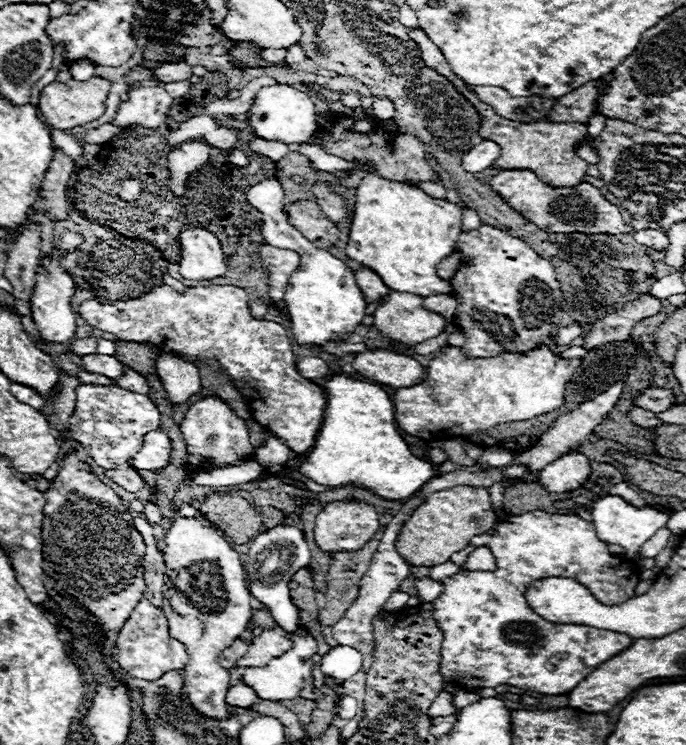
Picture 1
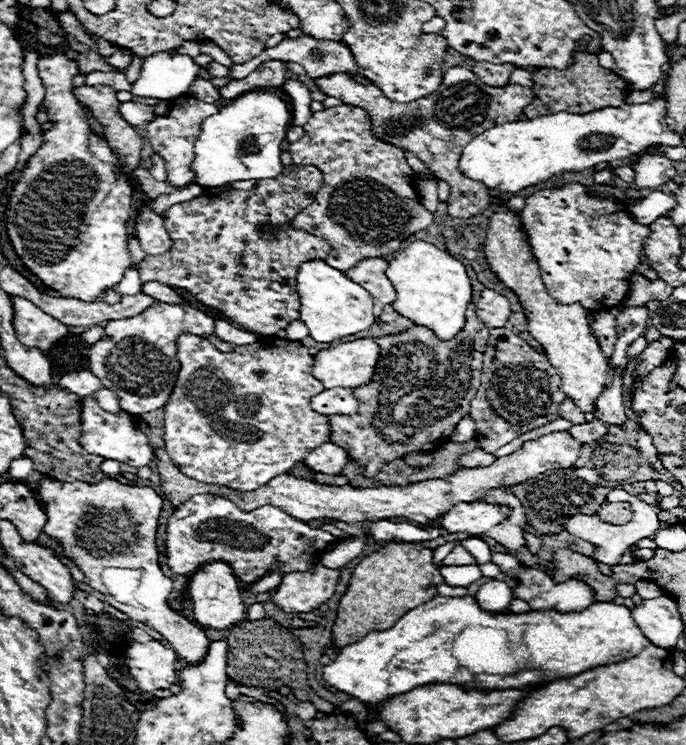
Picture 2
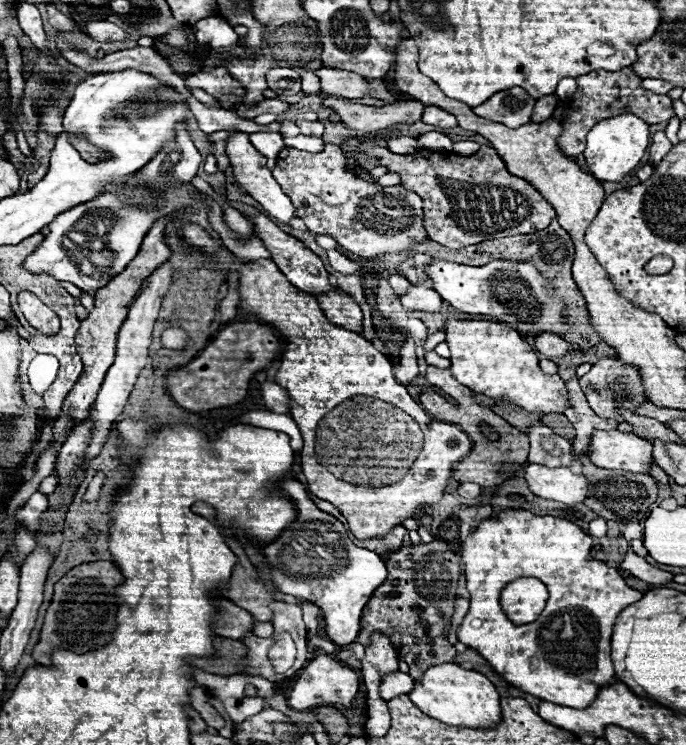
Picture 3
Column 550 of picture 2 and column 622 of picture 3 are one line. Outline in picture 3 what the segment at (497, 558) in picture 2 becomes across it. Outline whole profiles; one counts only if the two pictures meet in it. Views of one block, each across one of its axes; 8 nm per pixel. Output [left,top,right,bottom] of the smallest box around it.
[456,510,644,708]

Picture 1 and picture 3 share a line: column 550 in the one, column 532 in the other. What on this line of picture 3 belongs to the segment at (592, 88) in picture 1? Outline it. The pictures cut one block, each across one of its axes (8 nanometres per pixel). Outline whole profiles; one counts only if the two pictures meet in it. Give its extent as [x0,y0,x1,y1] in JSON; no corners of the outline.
[532,94,558,122]

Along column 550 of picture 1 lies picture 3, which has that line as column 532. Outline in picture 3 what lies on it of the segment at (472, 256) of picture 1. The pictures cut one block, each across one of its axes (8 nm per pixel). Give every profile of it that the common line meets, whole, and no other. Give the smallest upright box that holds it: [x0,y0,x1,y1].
[424,258,570,336]

